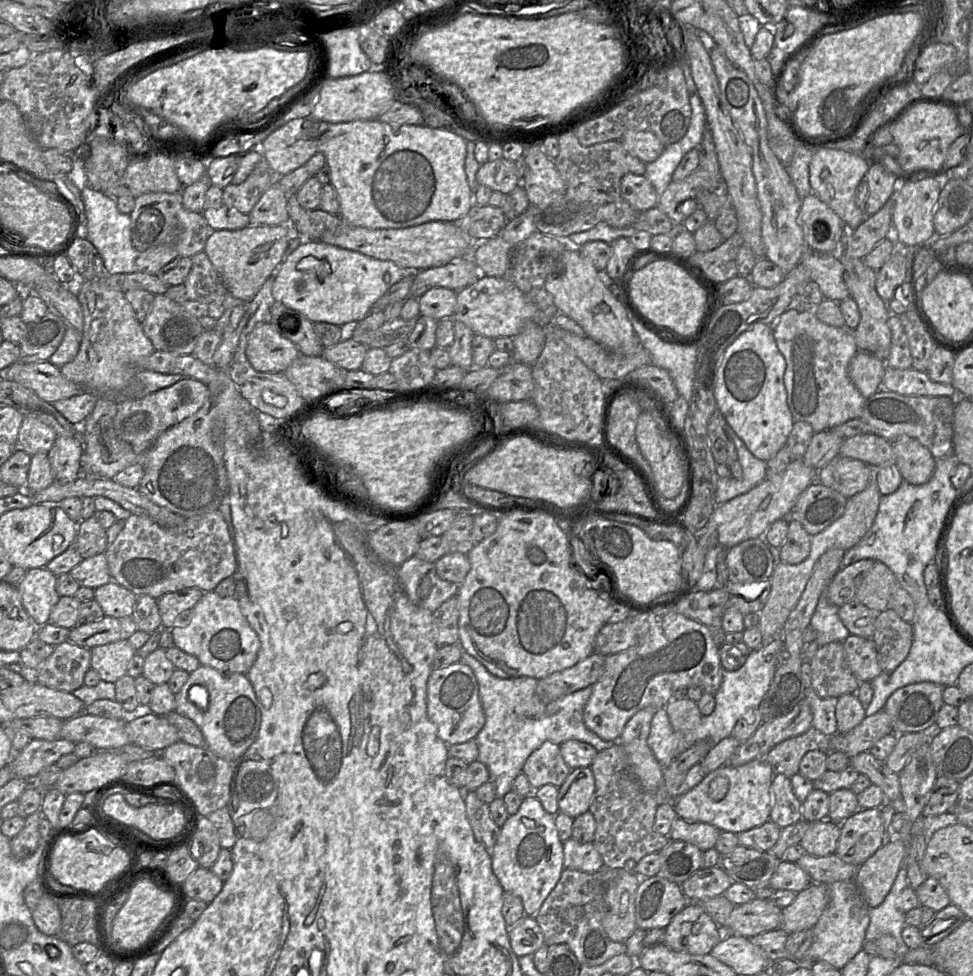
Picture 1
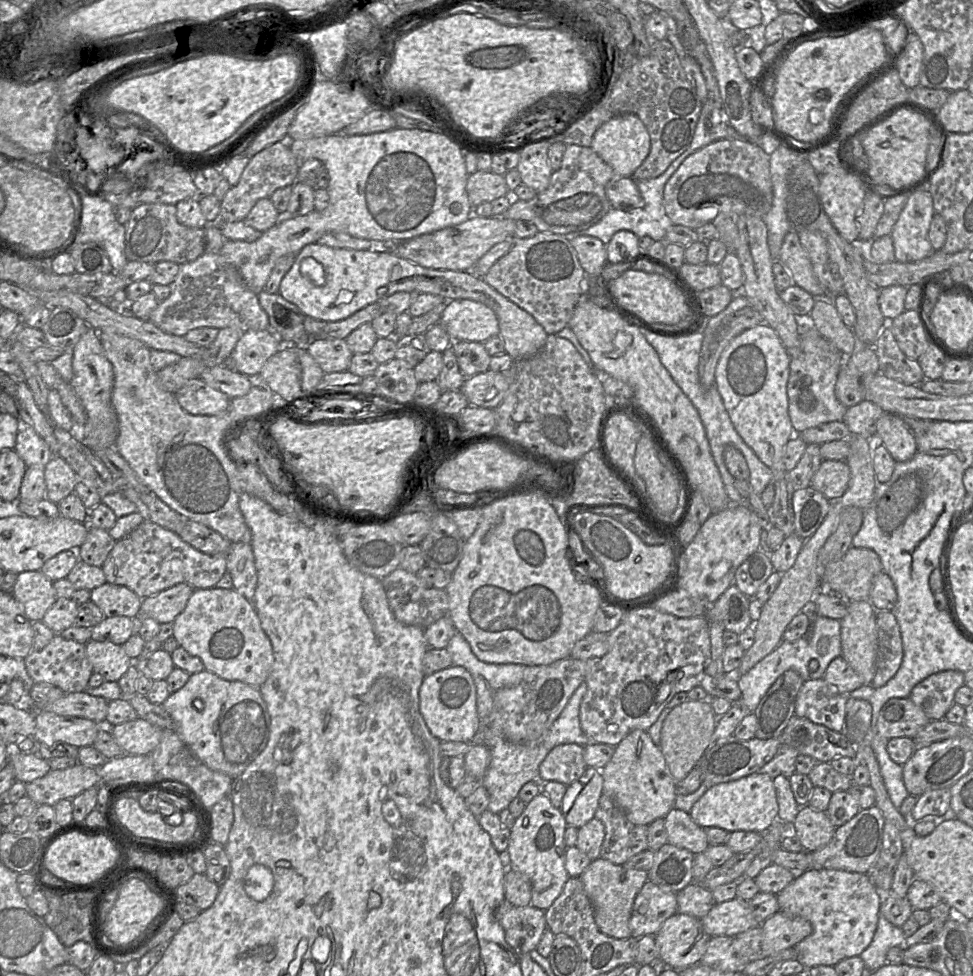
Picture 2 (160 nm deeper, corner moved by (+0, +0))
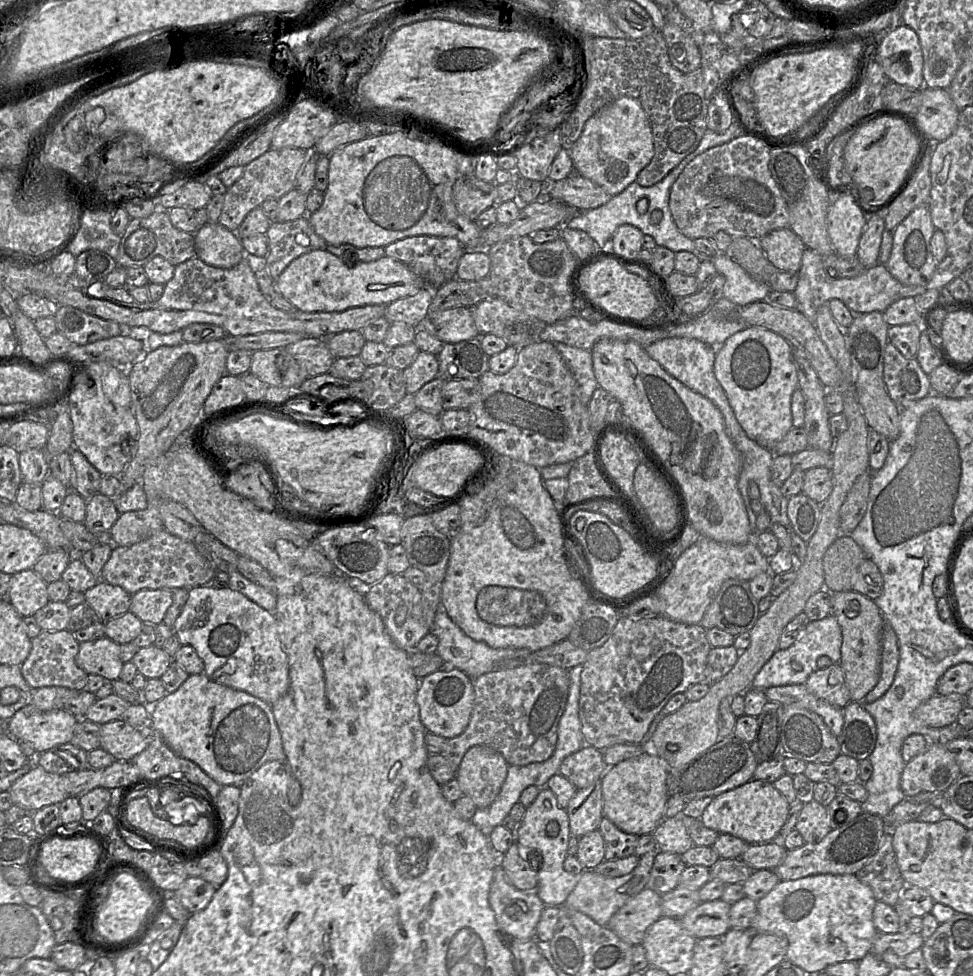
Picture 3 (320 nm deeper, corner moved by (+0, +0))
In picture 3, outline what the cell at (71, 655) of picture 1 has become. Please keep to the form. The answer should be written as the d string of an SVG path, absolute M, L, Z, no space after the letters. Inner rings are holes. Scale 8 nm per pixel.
M68 629L60 631L42 630L31 639L31 650L21 664L21 673L31 688L60 686L75 690L85 690L88 674L77 665L80 643Z

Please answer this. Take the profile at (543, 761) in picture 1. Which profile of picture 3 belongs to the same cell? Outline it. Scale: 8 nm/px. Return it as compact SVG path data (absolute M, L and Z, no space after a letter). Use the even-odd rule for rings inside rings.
M586 745L567 756L562 761L558 773L579 790L588 788L597 780L601 780L607 769L602 753L593 746Z

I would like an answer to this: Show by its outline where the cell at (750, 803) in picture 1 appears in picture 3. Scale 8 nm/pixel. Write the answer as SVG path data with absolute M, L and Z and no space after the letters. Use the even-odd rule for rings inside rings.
M752 779L715 796L699 820L719 834L731 834L750 845L765 844L777 838L787 819L789 808L790 804L772 783Z

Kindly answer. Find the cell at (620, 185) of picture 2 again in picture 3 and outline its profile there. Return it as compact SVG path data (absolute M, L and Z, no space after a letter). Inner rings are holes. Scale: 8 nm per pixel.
M573 172L565 179L547 181L545 195L542 198L555 199L579 211L587 211L606 204L612 196L590 179Z

